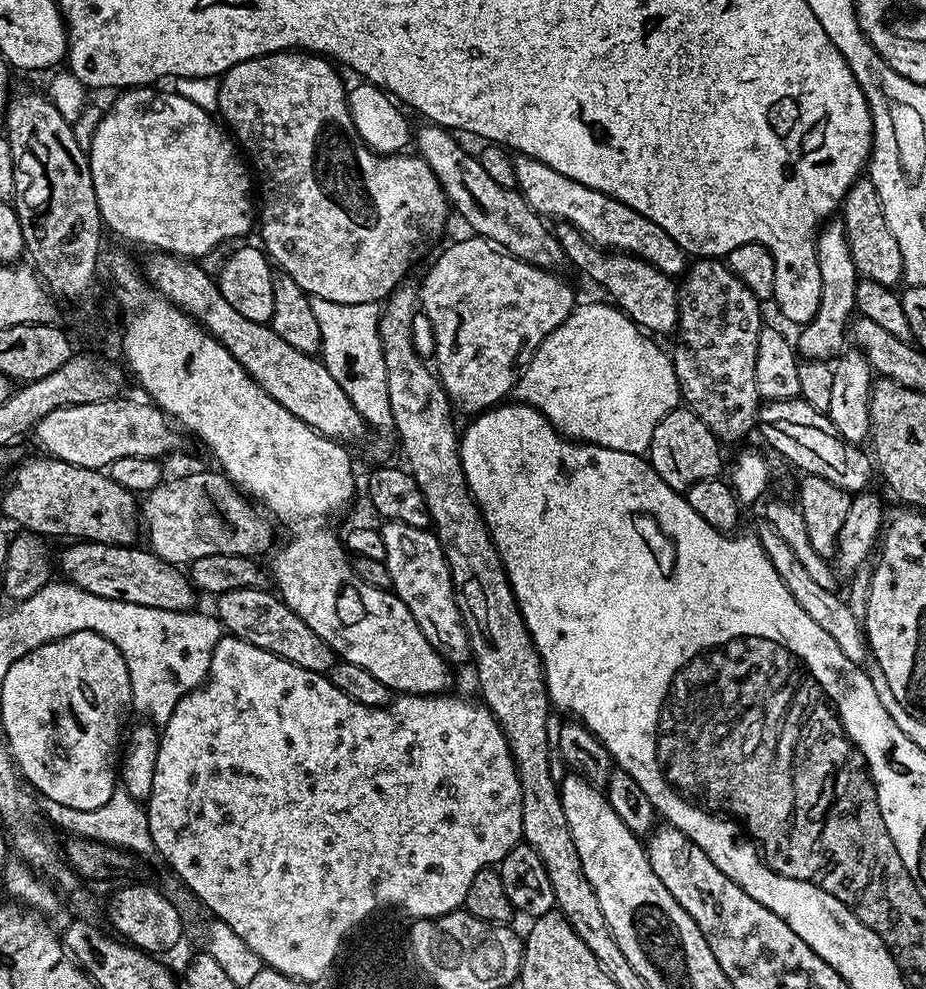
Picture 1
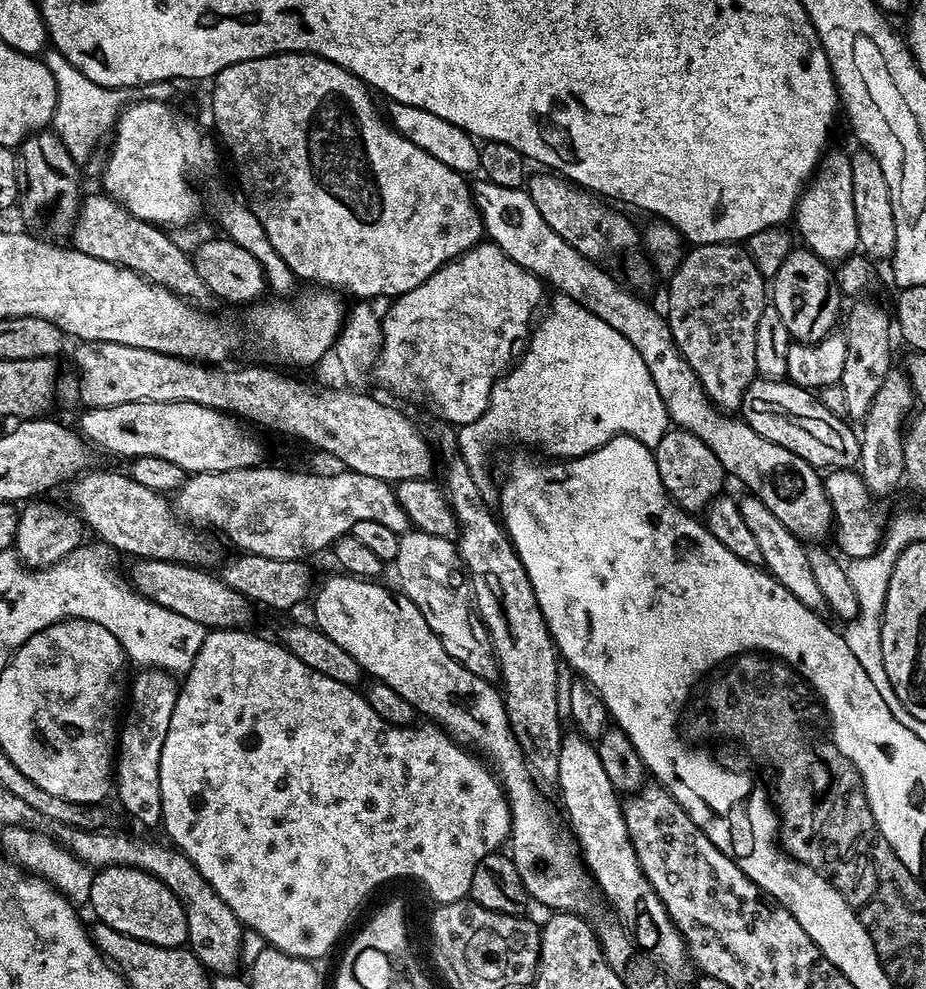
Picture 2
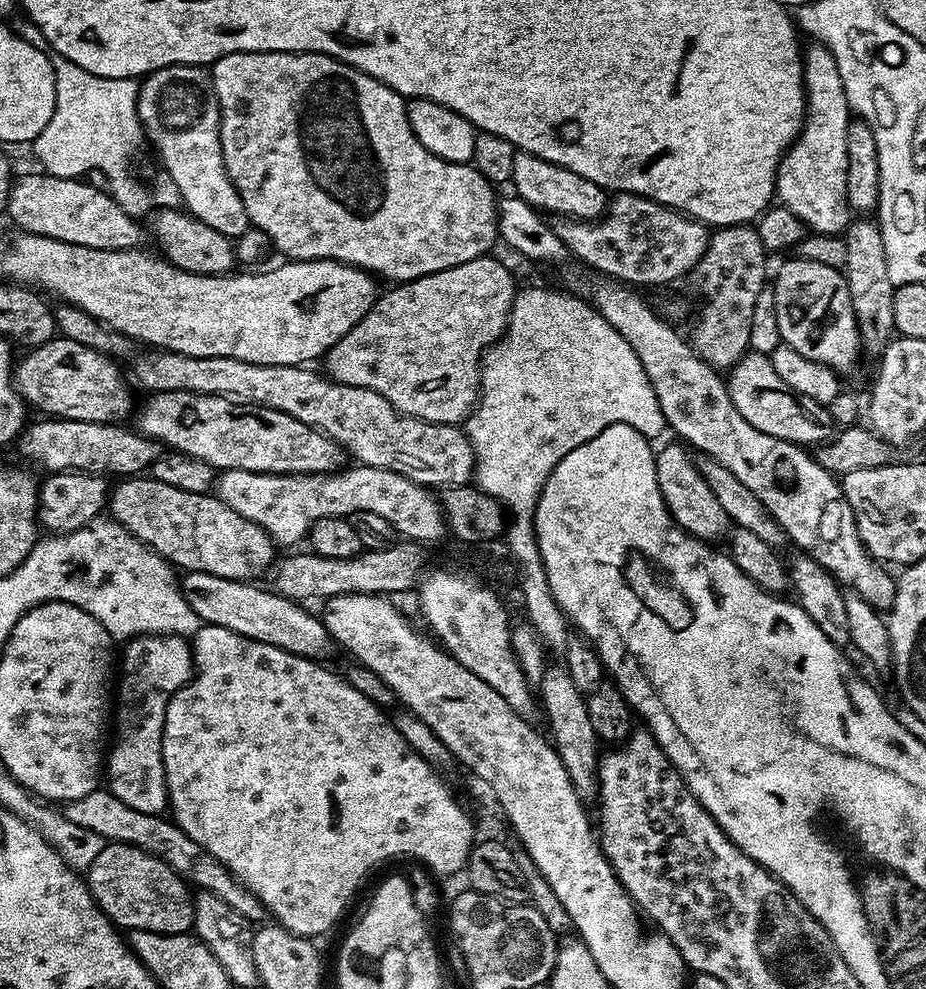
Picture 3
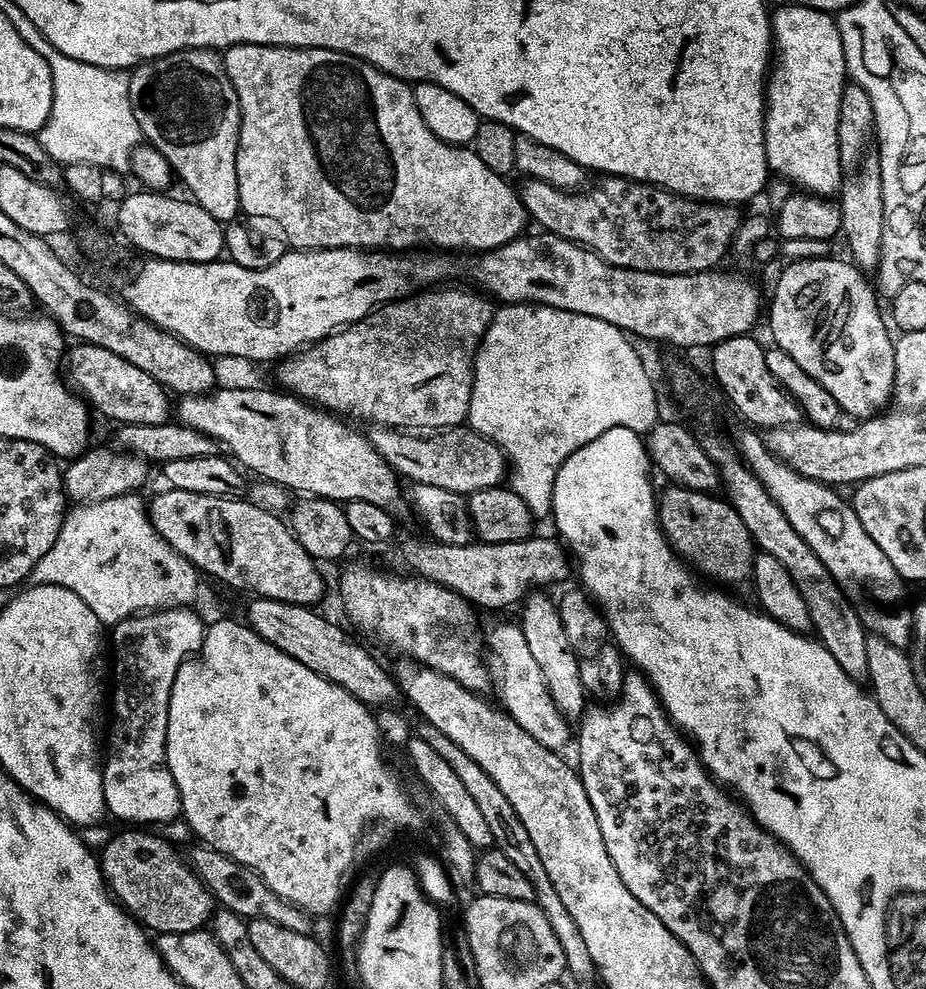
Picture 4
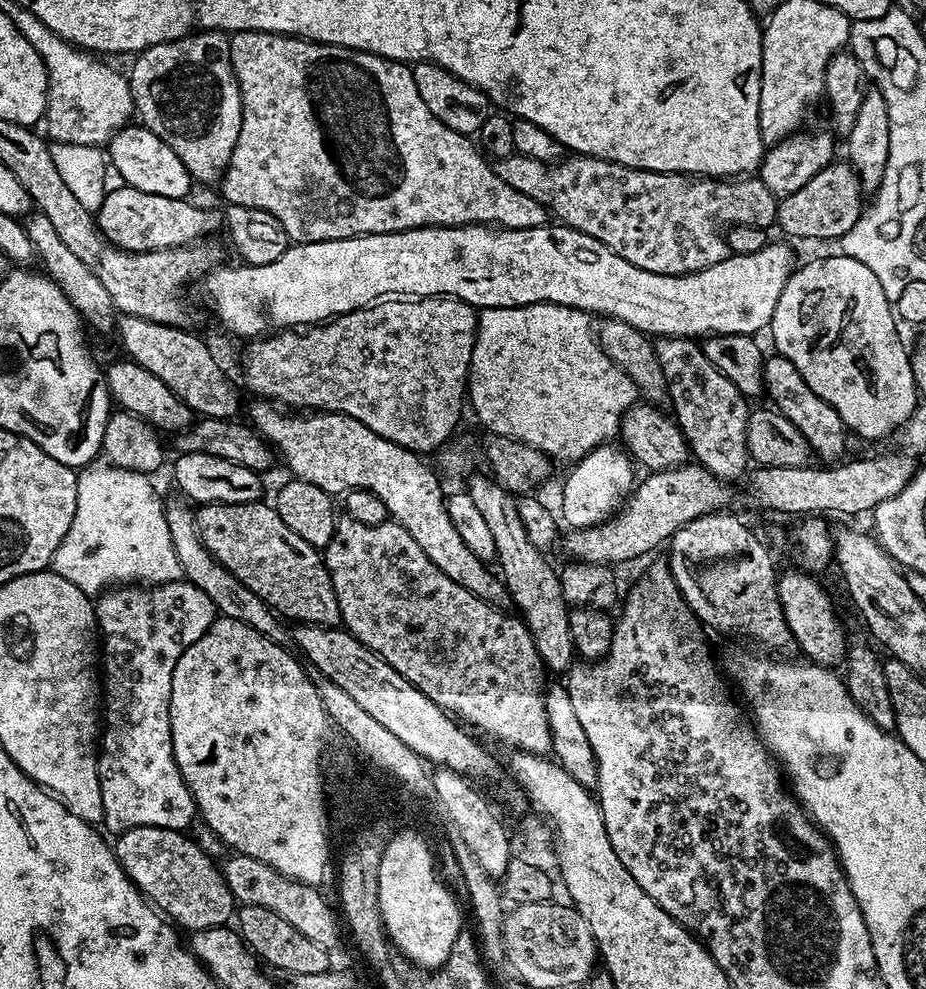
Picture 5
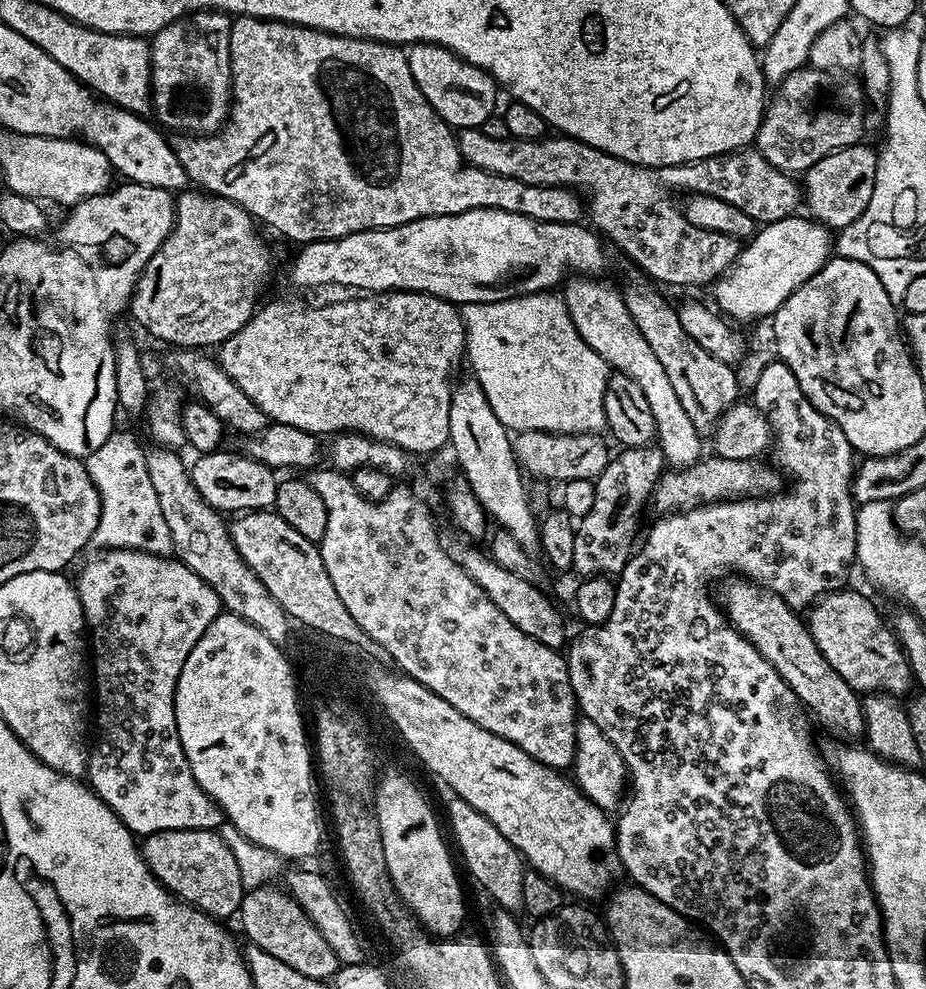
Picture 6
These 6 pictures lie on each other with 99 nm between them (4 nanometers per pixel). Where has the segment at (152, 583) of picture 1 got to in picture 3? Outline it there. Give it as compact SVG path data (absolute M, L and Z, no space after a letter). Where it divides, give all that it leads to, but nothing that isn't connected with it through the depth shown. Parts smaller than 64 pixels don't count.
M184 572L182 576L186 602L204 624L234 630L234 634L278 646L295 656L324 658L320 656L334 648L334 641L319 615L311 616L303 603L282 598L267 587L256 586L255 583L243 580L218 578L209 572Z

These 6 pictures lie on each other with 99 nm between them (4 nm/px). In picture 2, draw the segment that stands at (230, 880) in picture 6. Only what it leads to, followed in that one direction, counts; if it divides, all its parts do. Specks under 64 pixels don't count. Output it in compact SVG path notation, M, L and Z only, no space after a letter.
M106 867L99 869L92 878L89 907L97 915L97 921L118 930L128 937L138 938L139 941L150 942L156 946L181 948L188 940L185 908L178 902L177 896L165 883L146 871L134 867Z

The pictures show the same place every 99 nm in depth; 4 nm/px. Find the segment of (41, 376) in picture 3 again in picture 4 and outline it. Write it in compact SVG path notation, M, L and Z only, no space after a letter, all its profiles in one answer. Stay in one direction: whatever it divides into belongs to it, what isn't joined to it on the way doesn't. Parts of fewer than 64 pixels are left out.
M73 343L62 357L62 376L69 388L79 394L93 409L96 408L108 420L116 420L121 424L163 424L170 416L169 393L146 370L138 370L138 366L130 366L126 358L118 358L118 354L110 354L102 346L93 344Z

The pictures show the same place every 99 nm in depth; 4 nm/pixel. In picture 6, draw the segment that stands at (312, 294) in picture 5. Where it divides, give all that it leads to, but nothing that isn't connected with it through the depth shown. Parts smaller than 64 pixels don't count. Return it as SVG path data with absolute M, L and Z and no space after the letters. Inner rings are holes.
M479 208L466 210L462 214L418 218L393 228L355 232L337 240L315 240L299 249L300 253L292 264L292 280L300 288L324 288L327 284L341 284L344 288L361 288L359 291L364 294L393 290L425 292L457 306L498 302L555 289L565 283L569 274L600 274L596 273L604 268L604 248L600 243L601 237L583 223L542 222L506 210ZM793 214L773 224L763 225L741 247L735 264L711 285L715 307L733 321L760 322L771 318L776 315L782 302L798 290L798 286L822 270L833 252L833 233L807 215Z

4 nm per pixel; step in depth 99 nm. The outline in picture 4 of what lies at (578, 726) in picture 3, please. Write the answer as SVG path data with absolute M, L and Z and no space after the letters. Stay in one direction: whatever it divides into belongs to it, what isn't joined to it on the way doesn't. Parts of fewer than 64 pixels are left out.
M532 590L524 596L518 623L522 634L526 634L526 646L530 646L533 658L542 669L542 678L554 706L558 706L565 720L576 722L583 716L586 707L586 693L580 677L581 657L570 646L570 638L566 638L566 626L562 626L557 601L540 592L543 591Z

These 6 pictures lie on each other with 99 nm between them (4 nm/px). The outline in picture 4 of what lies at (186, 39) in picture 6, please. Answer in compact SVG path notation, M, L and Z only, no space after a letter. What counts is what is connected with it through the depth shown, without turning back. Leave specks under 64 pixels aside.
M184 49L137 65L128 81L130 104L141 137L170 162L177 179L181 179L190 190L191 199L220 223L225 224L238 216L241 206L237 188L236 152L240 137L240 100L235 83L225 71L221 57L211 49Z

